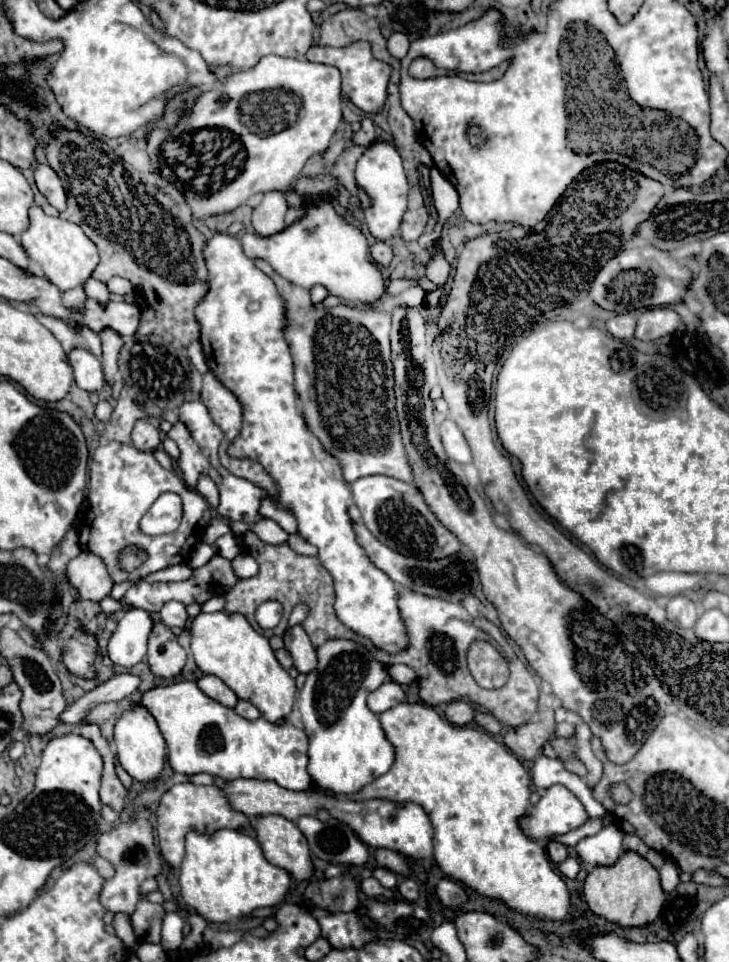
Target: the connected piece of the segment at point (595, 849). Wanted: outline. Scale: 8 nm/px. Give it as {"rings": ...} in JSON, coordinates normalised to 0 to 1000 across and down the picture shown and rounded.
{"rings":[[[834,857],[820,867],[798,871],[790,877],[793,892],[809,900],[842,898],[842,894],[853,890],[853,871],[856,865],[848,861],[848,857]]]}

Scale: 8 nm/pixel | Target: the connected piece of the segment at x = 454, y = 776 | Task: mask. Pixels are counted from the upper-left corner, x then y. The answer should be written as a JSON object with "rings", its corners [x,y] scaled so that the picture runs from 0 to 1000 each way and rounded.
{"rings":[[[551,730],[529,740],[521,742],[521,751],[524,751],[524,757],[532,765],[532,769],[540,773],[543,778],[543,790],[538,794],[538,798],[513,809],[508,815],[502,815],[494,823],[477,827],[480,832],[510,832],[510,830],[521,830],[521,832],[538,832],[538,834],[568,834],[568,836],[576,836],[582,840],[582,844],[587,846],[590,854],[593,854],[593,861],[595,861],[595,892],[604,900],[604,904],[609,909],[615,909],[617,913],[639,919],[642,923],[647,923],[653,929],[664,931],[664,933],[672,933],[672,936],[686,936],[691,938],[700,946],[711,948],[711,950],[719,950],[719,952],[730,952],[730,954],[741,954],[741,956],[760,956],[760,958],[787,958],[790,952],[785,950],[785,929],[774,917],[774,913],[757,902],[752,890],[749,890],[749,881],[743,875],[738,873],[730,873],[727,869],[722,869],[711,857],[711,850],[716,850],[724,840],[727,840],[727,807],[722,802],[722,798],[716,796],[716,792],[691,775],[691,773],[683,773],[672,763],[661,761],[661,759],[650,759],[650,757],[639,757],[639,755],[620,755],[612,746],[606,746],[593,734],[587,732],[562,732],[562,730]]]}

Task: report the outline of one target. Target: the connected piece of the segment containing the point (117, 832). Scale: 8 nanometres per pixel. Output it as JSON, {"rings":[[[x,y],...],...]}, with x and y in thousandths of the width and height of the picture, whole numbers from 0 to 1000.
{"rings":[[[192,840],[184,844],[184,850],[178,854],[154,859],[151,863],[140,865],[132,871],[132,886],[140,892],[145,892],[159,904],[156,913],[143,919],[140,929],[137,929],[137,938],[145,946],[170,948],[176,952],[181,952],[181,948],[192,936],[192,919],[200,913],[214,913],[217,909],[222,909],[225,904],[233,902],[222,894],[222,890],[217,888],[214,879],[211,879],[211,863],[209,863],[209,854],[206,854],[206,840]]]}

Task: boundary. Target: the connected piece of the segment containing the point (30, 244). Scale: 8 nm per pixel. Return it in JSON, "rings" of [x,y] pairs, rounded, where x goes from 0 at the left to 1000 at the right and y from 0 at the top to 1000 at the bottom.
{"rings":[[[49,212],[38,218],[38,222],[41,222],[41,235],[27,243],[27,254],[33,256],[47,279],[52,279],[85,304],[112,297],[134,277],[134,260],[129,258],[129,252],[112,241],[112,237],[107,237],[107,233],[63,225],[58,216]]]}

